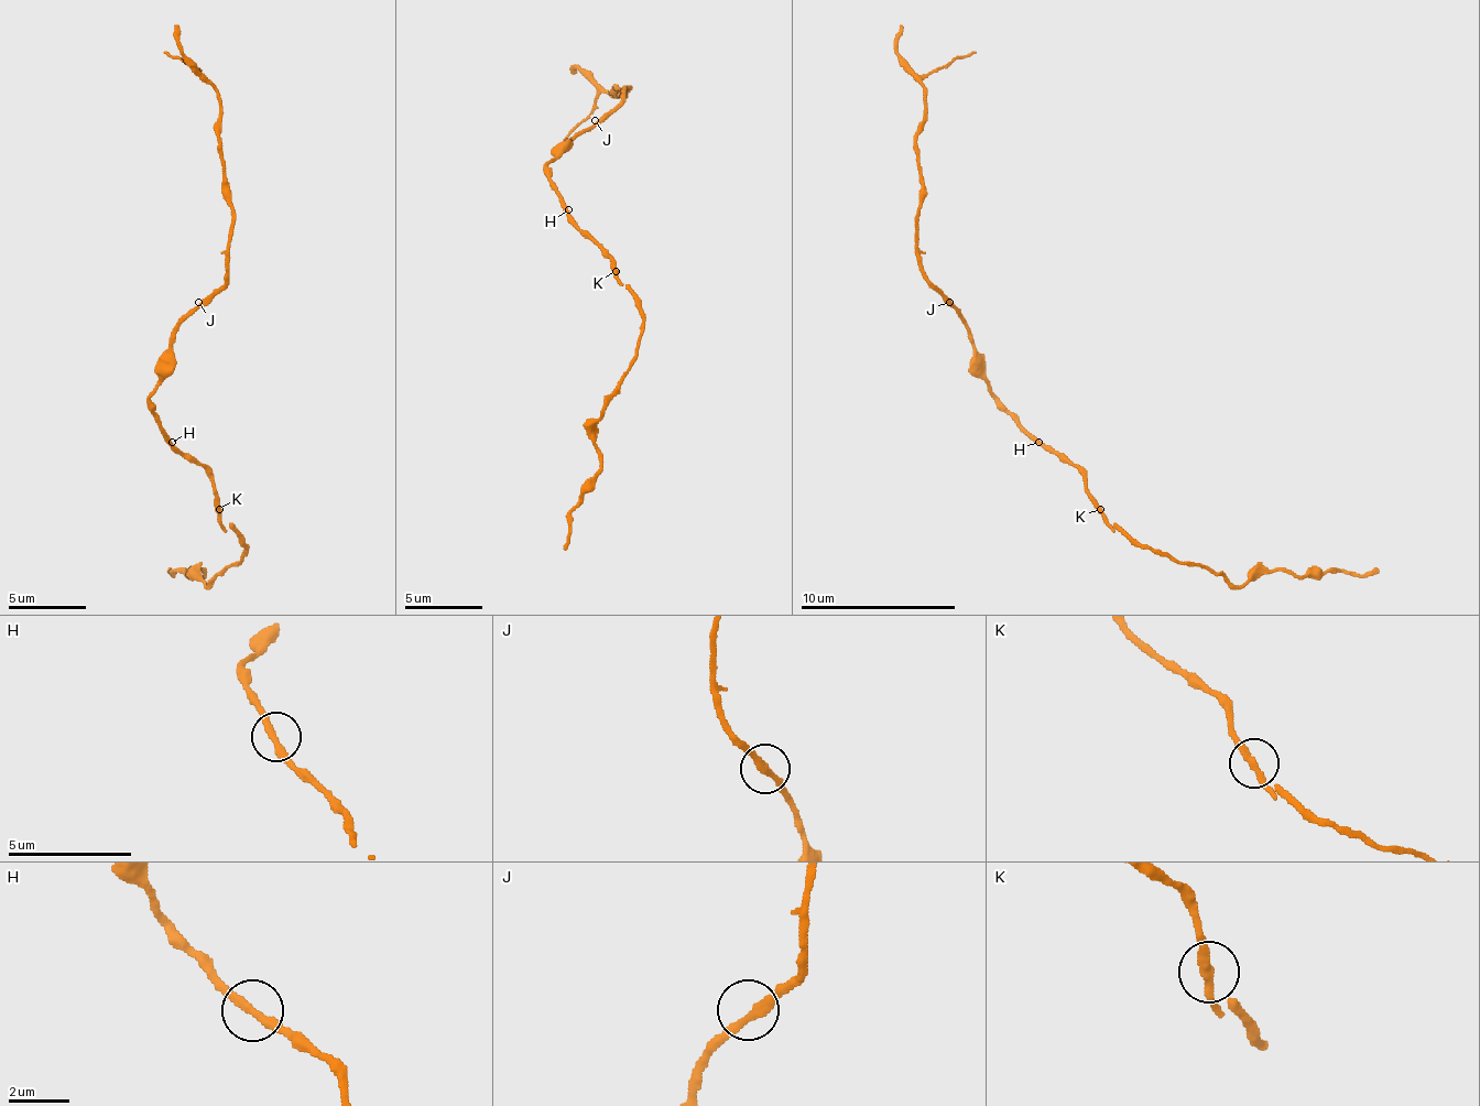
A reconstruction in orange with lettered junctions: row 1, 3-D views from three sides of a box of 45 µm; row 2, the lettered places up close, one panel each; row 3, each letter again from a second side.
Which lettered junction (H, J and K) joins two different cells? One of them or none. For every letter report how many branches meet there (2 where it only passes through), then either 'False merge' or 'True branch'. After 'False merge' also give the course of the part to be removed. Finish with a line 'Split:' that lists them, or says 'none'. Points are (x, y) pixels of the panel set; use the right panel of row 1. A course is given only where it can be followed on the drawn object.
H: Branches: 2. True branch
J: Branches: 2. True branch
K: Branches: 2. True branch
Split: none

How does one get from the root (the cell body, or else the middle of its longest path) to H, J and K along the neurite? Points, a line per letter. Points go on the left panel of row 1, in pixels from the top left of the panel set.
H: (156, 423), (172, 442)
J: (156, 423), (152, 388), (160, 376), (160, 357), (172, 345), (175, 325), (198, 302)
K: (156, 423), (206, 473), (218, 508)

